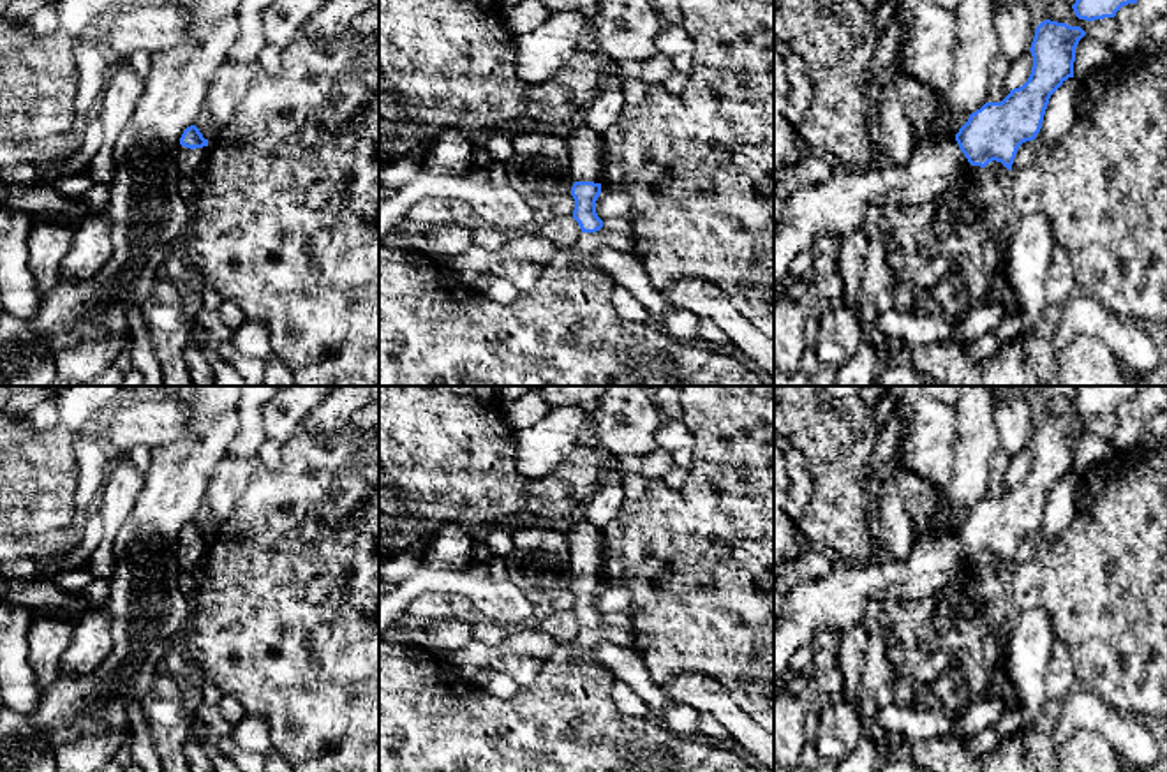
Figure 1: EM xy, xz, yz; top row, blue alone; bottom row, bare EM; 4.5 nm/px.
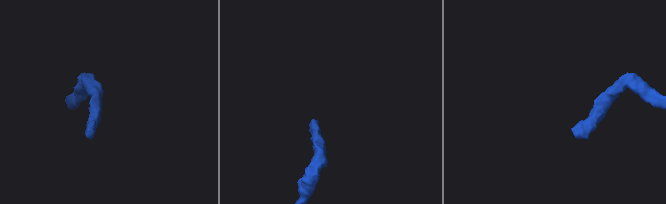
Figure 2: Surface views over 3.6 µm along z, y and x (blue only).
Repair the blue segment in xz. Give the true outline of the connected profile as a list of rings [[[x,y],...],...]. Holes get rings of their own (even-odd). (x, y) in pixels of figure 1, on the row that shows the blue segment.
[[[584,122],[573,123],[568,150],[571,155],[571,178],[575,182],[571,187],[575,199],[573,219],[582,233],[596,233],[603,227],[603,220],[596,213],[603,178],[603,134]]]

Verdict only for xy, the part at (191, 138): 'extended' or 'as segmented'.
extended

